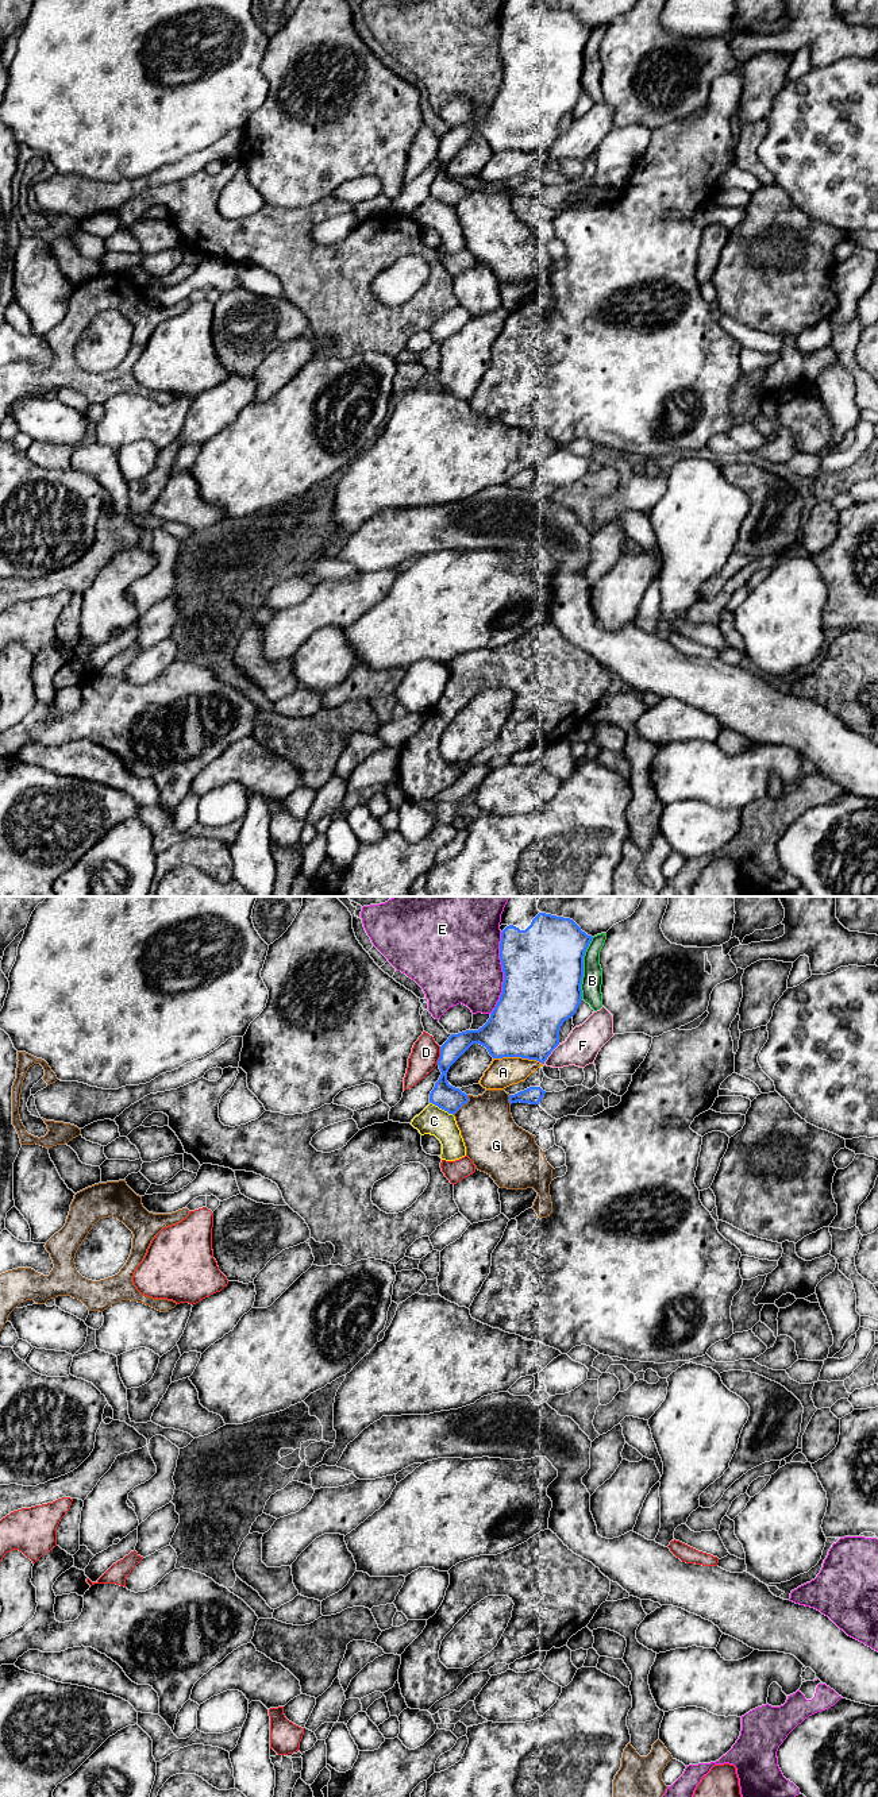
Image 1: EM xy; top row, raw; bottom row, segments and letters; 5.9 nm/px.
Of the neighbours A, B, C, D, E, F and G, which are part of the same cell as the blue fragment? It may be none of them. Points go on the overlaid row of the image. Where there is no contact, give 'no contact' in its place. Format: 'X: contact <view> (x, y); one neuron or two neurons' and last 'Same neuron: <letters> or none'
A: contact xy (518, 1056); two neurons
B: contact xy (582, 968); two neurons
C: contact xy (442, 1109); two neurons
D: contact xy (441, 1056); two neurons
E: contact xy (504, 974); two neurons
F: contact xy (550, 1053); two neurons
G: contact xy (462, 1105); two neurons
Same neuron: none

